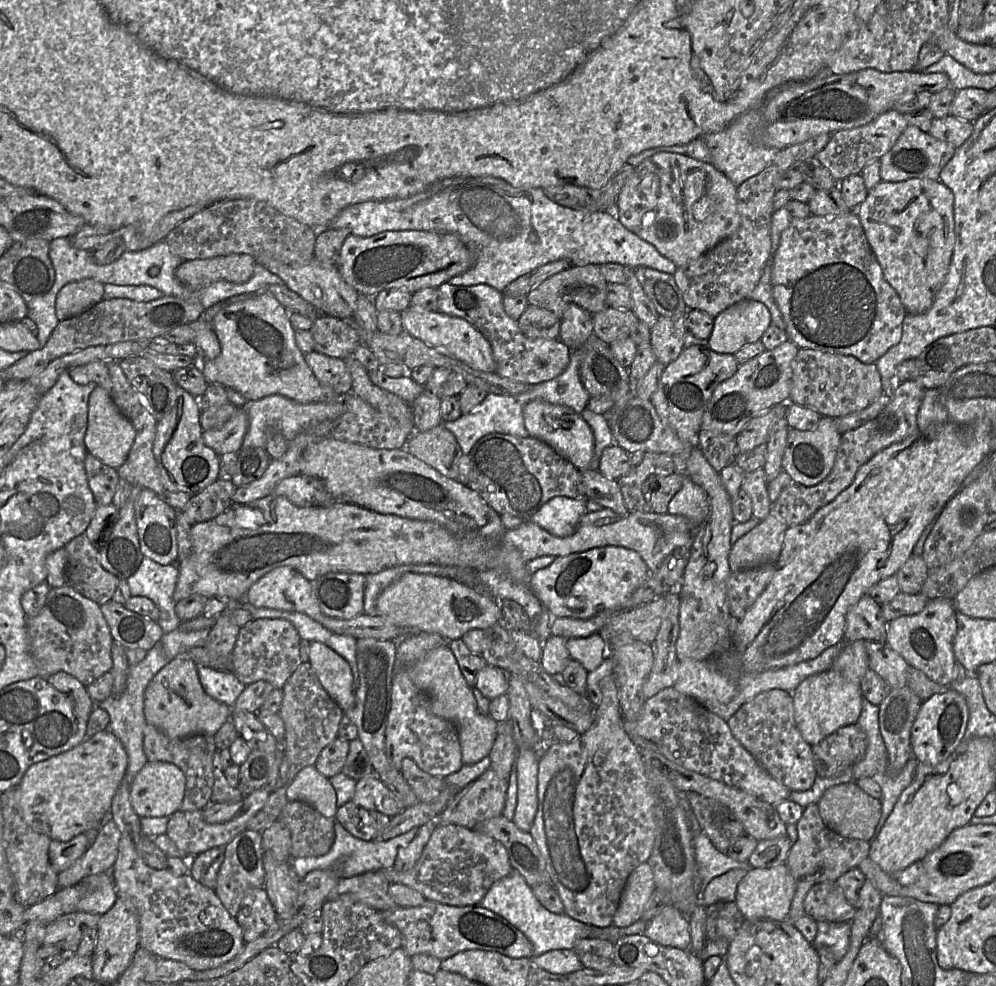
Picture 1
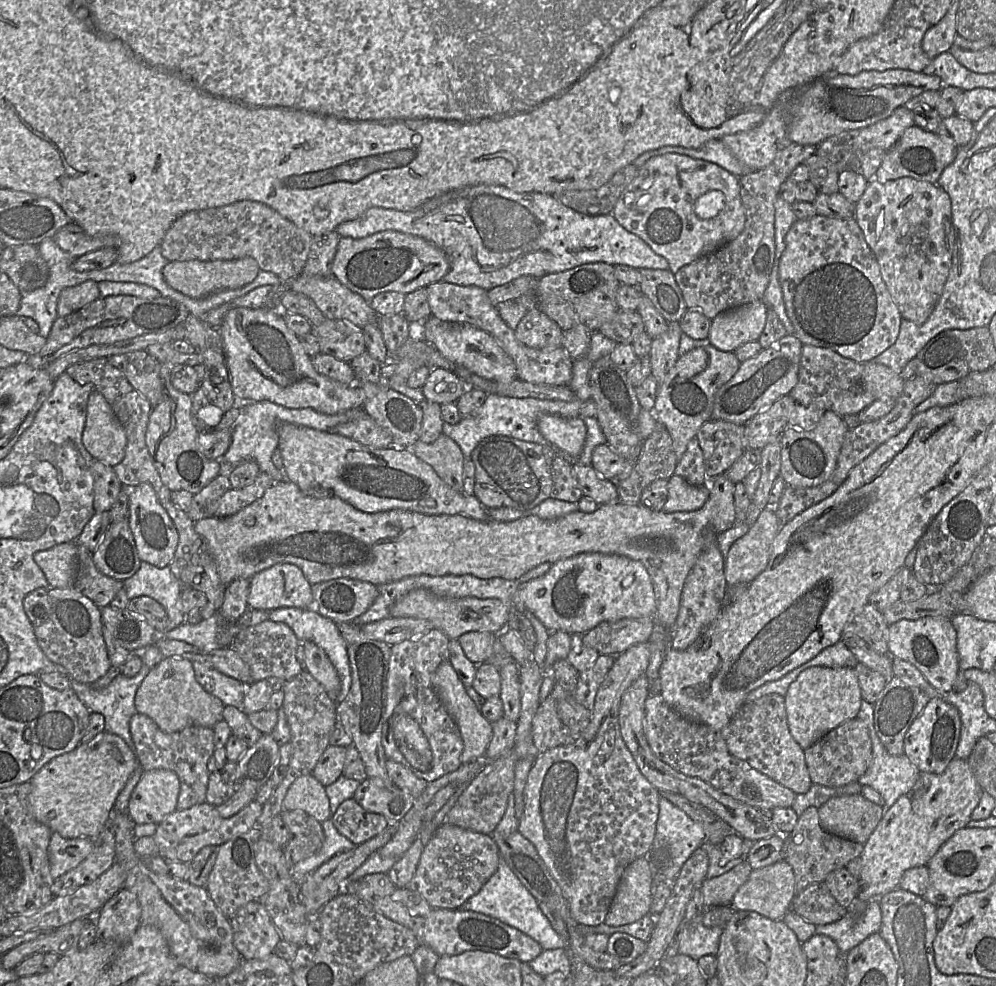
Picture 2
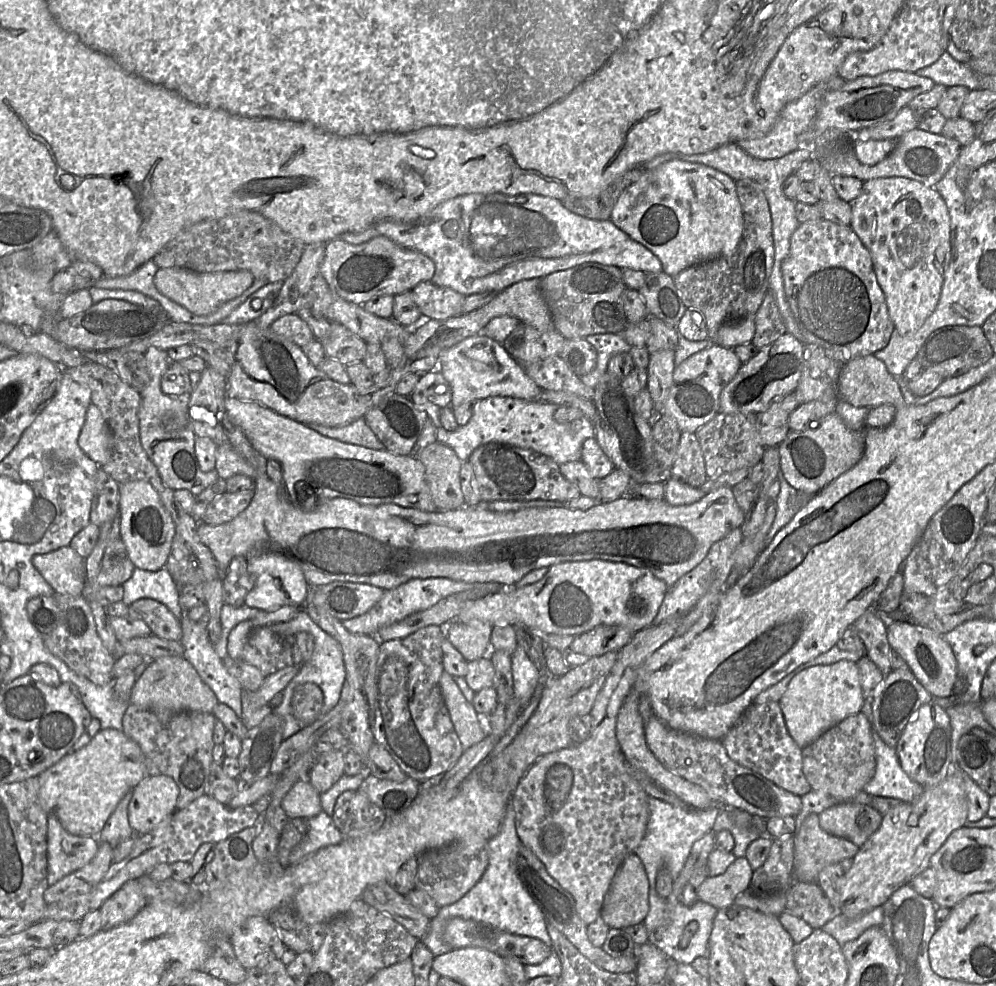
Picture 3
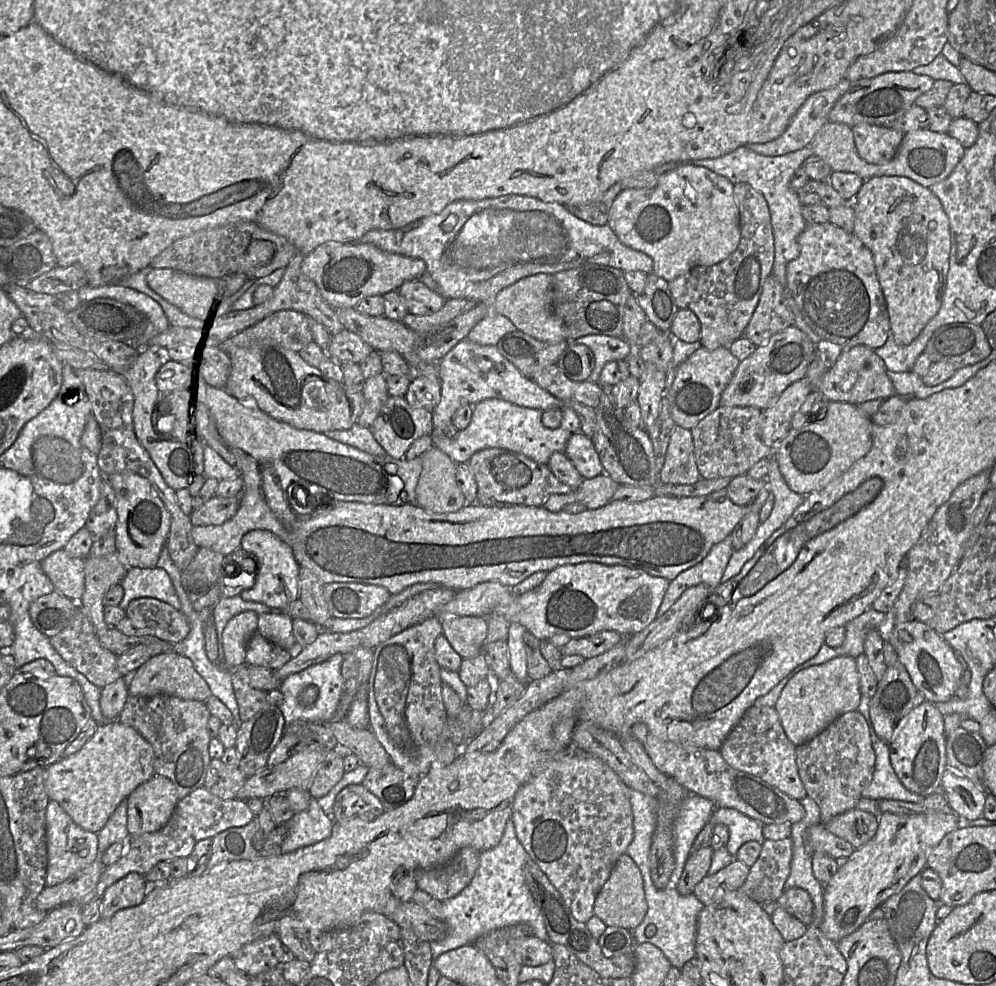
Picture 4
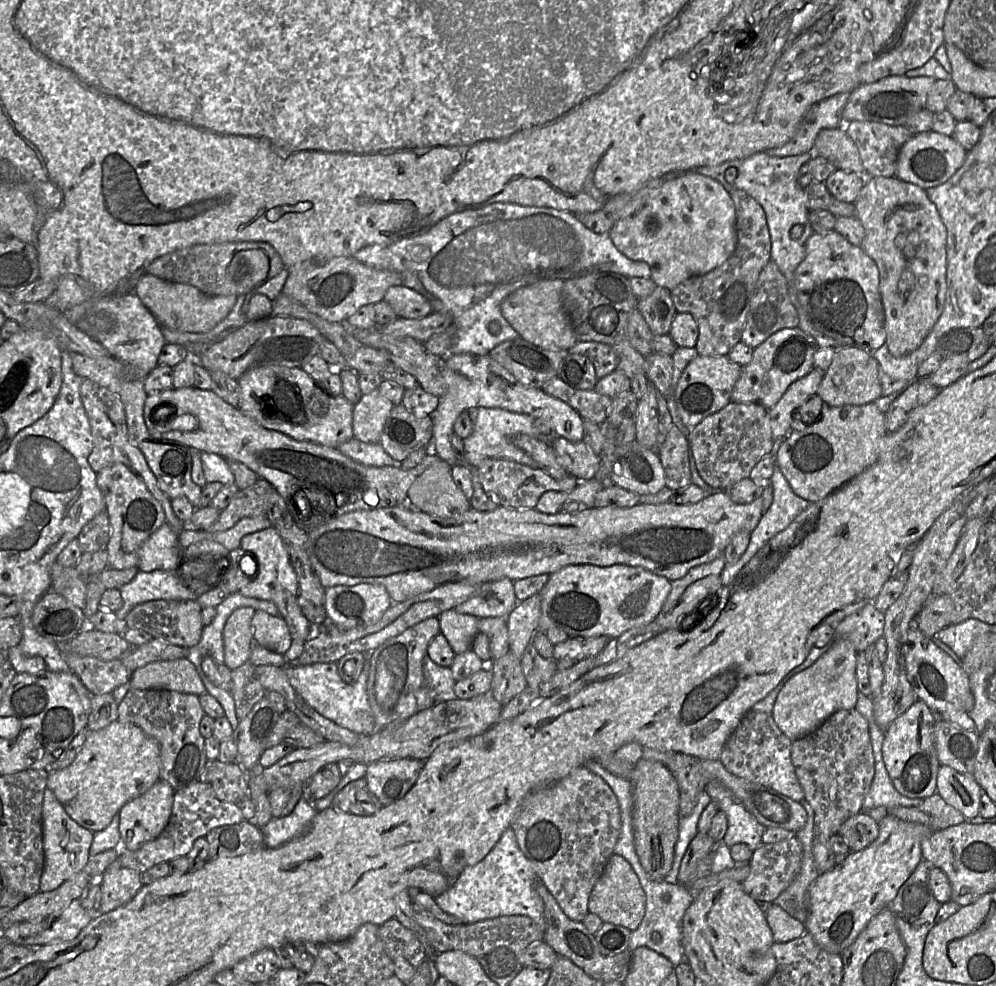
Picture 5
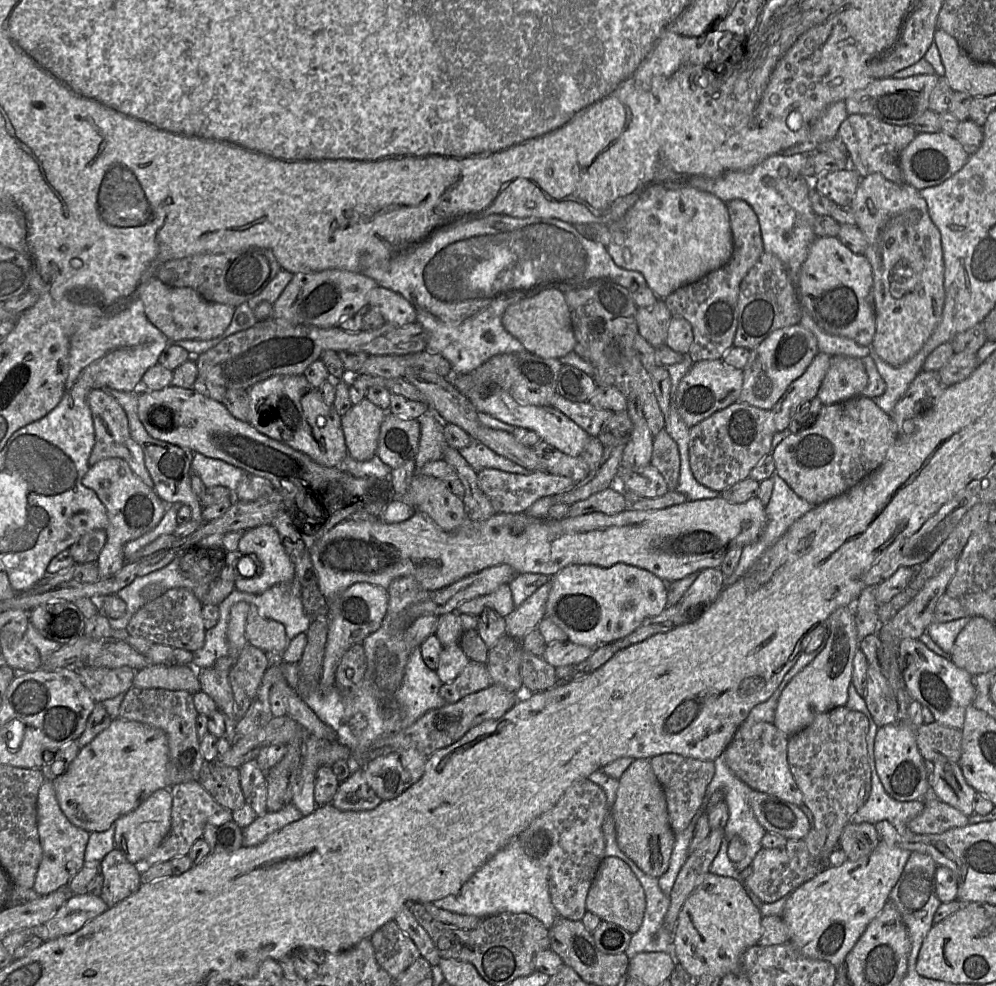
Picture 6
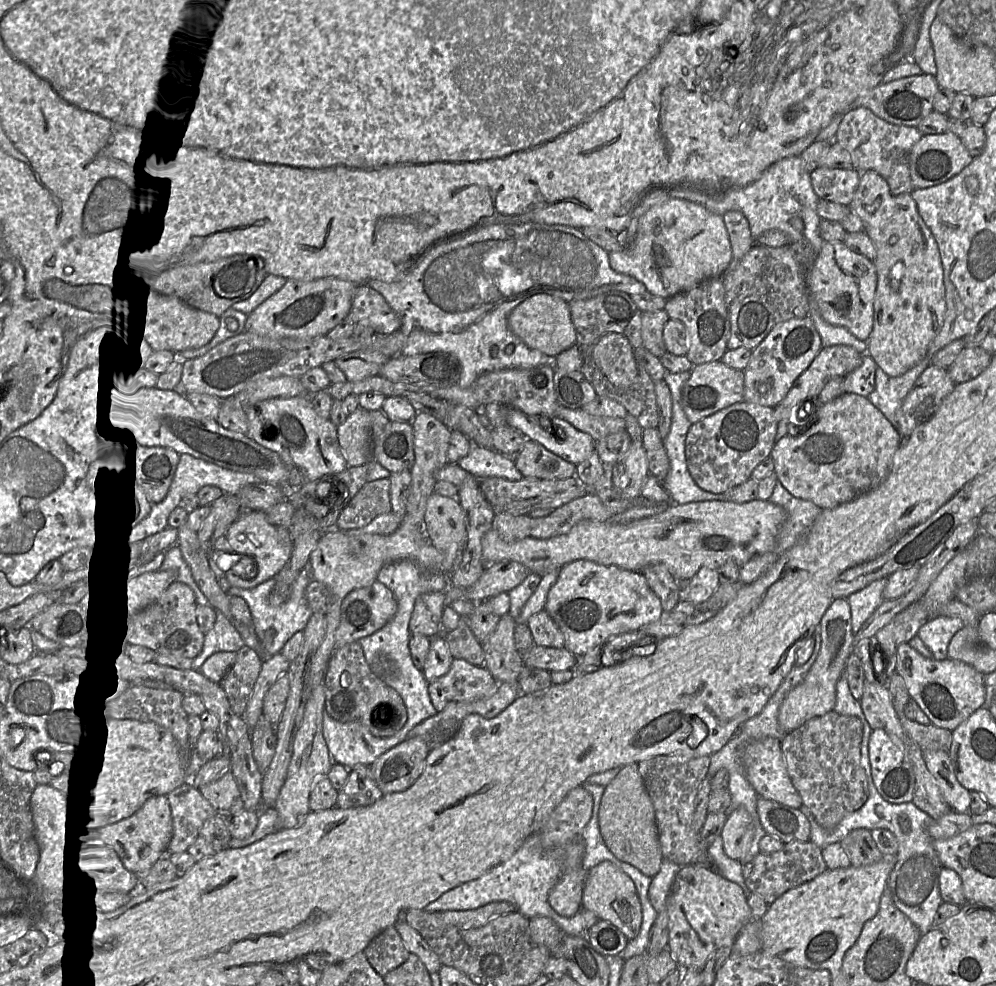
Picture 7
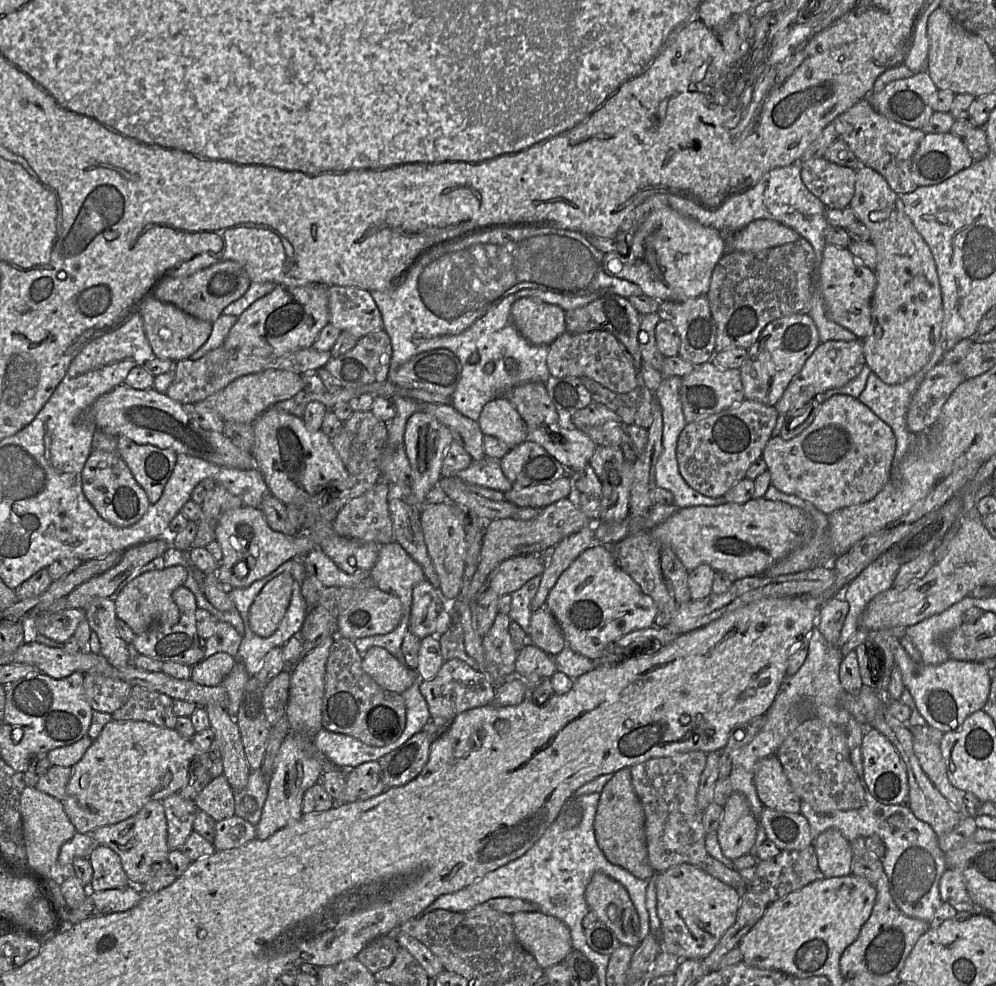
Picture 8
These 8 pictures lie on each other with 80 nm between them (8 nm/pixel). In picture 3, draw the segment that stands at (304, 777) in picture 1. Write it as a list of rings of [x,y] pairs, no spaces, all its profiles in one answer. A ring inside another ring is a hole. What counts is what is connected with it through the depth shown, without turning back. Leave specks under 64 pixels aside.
[[[308,778],[298,780],[283,797],[282,808],[288,817],[311,818],[322,810],[320,793]]]

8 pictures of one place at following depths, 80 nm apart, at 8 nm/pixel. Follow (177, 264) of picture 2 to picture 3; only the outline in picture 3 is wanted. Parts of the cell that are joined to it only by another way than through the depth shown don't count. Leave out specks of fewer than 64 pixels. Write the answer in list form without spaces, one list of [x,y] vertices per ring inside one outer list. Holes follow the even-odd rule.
[[[180,267],[159,268],[154,276],[157,290],[196,315],[207,315],[220,305],[242,294],[254,281],[248,270],[195,272]]]

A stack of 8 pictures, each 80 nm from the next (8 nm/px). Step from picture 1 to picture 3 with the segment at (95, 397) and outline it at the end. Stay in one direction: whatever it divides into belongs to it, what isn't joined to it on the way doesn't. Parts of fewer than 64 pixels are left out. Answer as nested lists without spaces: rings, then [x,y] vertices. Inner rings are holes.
[[[90,403],[78,437],[81,450],[98,466],[105,464],[111,457],[111,432],[99,408]]]

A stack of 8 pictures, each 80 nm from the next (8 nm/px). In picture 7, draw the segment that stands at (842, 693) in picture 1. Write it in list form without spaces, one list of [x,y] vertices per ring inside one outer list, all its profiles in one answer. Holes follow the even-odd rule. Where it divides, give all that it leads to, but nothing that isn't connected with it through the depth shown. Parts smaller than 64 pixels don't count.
[[[845,598],[833,599],[819,623],[821,636],[820,652],[804,679],[796,685],[782,701],[778,712],[778,723],[786,732],[798,728],[806,721],[833,710],[836,702],[836,684],[853,652],[854,633],[851,609]]]

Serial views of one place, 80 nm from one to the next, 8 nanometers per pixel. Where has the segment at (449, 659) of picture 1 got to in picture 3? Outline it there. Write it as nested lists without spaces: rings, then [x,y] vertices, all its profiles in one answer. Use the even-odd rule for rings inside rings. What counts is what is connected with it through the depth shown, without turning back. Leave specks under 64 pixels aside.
[[[446,671],[441,675],[440,688],[463,749],[466,750],[482,741],[489,733],[485,719],[476,712],[454,677]]]

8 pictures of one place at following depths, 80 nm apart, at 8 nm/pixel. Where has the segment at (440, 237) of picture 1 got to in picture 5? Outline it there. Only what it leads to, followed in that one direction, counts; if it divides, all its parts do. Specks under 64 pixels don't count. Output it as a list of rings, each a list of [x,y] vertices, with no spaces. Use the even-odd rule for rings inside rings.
[[[354,256],[335,257],[324,262],[308,260],[287,269],[289,269],[290,275],[283,286],[282,294],[294,299],[304,305],[309,311],[333,323],[345,323],[347,318],[362,306],[368,304],[374,305],[383,300],[385,293],[391,286],[402,284],[399,273],[368,267],[362,262],[359,262]]]

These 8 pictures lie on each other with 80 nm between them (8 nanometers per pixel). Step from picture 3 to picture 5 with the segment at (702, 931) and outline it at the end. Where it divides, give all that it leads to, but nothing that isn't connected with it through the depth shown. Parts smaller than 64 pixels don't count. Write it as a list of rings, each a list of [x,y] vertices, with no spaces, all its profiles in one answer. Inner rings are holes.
[[[635,861],[635,865],[631,865],[636,872],[641,886],[646,894],[646,908],[644,917],[639,927],[630,934],[630,941],[627,950],[633,952],[640,946],[646,946],[664,956],[666,956],[673,964],[678,965],[685,960],[682,948],[682,920],[685,911],[694,900],[694,896],[687,886],[670,884],[664,880],[657,880],[651,876],[645,876],[640,871]]]

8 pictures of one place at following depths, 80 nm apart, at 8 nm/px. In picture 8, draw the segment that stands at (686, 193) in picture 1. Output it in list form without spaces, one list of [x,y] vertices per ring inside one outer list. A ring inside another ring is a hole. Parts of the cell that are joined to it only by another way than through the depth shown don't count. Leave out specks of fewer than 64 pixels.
[[[665,206],[652,211],[641,224],[626,255],[606,253],[603,266],[609,275],[637,284],[649,297],[684,302],[707,294],[713,269],[725,253],[723,233]]]

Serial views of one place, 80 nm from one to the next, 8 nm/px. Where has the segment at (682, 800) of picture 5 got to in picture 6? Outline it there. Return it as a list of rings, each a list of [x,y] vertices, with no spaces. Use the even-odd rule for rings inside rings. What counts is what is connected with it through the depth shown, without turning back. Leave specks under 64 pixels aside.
[[[662,753],[649,759],[665,794],[670,826],[675,834],[683,831],[702,804],[708,783],[714,774],[712,760],[700,760],[676,753]]]

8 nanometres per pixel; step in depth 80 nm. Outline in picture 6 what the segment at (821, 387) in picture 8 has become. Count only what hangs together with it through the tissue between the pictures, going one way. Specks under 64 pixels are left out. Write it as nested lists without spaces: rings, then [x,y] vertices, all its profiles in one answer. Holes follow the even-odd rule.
[[[819,352],[805,372],[793,381],[771,410],[777,432],[787,431],[800,410],[817,396],[832,356]]]

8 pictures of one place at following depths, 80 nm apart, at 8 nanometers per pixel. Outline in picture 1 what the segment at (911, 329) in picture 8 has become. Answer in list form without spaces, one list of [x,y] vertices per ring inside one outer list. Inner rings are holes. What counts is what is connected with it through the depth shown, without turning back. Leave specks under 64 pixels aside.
[[[908,179],[900,182],[885,182],[881,180],[874,188],[868,191],[866,199],[858,206],[855,213],[860,220],[865,238],[869,243],[869,247],[882,268],[885,279],[897,292],[906,313],[912,315],[920,315],[925,313],[932,306],[935,296],[946,278],[950,267],[952,254],[954,252],[954,196],[951,190],[940,180]]]

